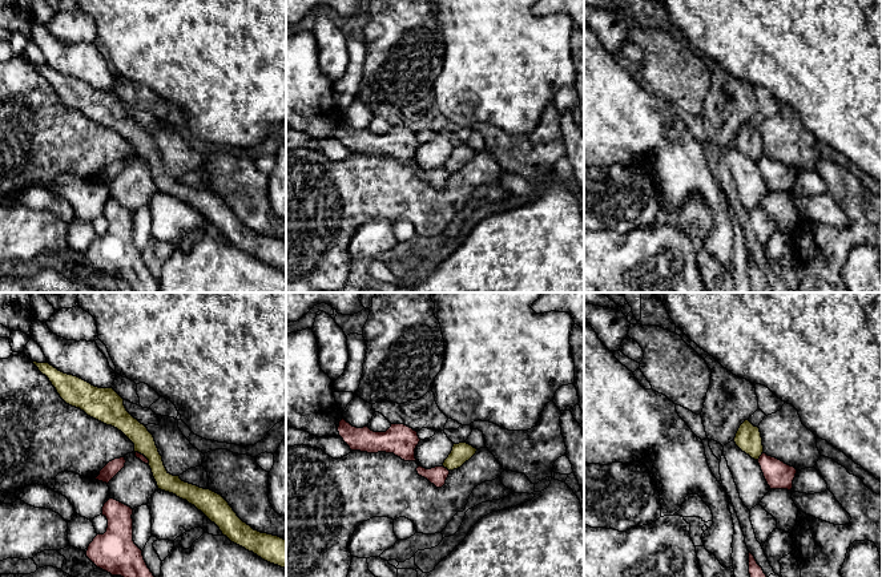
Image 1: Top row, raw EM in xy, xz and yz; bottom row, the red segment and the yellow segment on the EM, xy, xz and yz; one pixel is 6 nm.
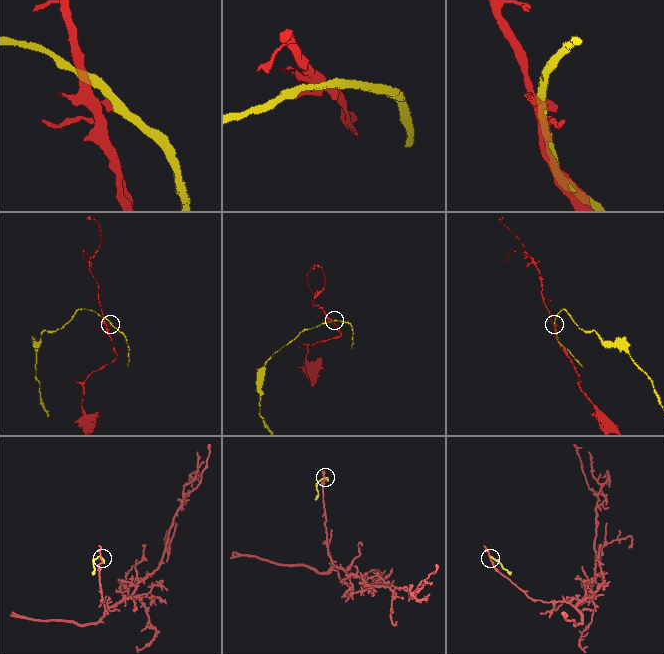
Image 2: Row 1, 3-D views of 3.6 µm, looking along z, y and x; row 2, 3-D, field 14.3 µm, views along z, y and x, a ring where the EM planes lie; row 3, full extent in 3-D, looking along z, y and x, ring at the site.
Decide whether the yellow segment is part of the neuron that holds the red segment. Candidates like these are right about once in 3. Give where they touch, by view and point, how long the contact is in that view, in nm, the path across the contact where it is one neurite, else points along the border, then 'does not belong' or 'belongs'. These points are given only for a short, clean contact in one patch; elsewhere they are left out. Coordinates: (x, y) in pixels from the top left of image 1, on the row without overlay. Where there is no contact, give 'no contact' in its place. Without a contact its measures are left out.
contact yz (760, 158); length 70 nm; border yz (762, 153), (757, 162); does not belong

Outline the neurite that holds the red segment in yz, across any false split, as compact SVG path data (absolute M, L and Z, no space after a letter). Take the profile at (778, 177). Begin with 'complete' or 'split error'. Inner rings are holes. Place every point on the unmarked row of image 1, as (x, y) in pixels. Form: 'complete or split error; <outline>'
complete; M762 154L758 166L770 191L792 193L797 172Z

